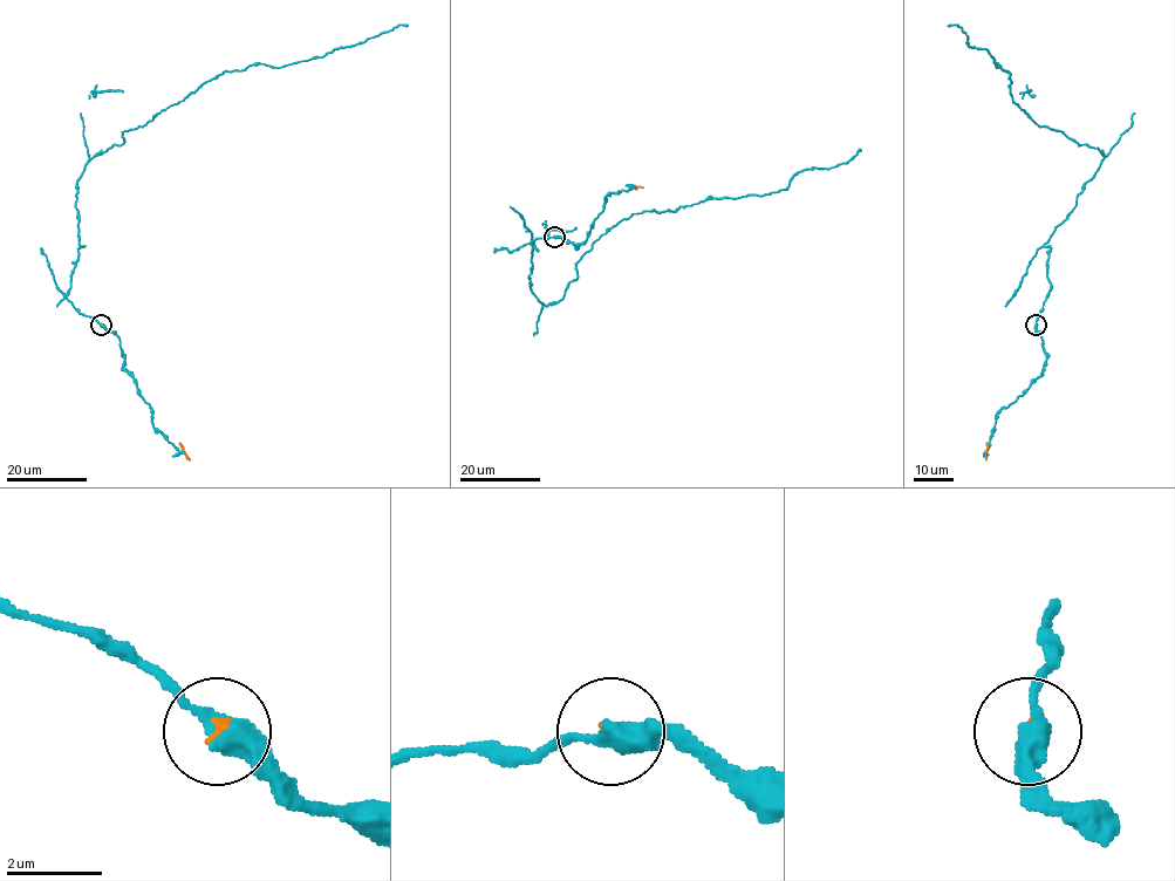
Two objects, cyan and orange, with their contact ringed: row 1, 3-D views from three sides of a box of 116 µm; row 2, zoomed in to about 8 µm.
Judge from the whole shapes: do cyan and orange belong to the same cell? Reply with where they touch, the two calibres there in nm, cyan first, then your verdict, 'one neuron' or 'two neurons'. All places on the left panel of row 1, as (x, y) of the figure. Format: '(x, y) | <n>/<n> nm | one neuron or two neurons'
(101, 325) | 420/100 nm | two neurons

